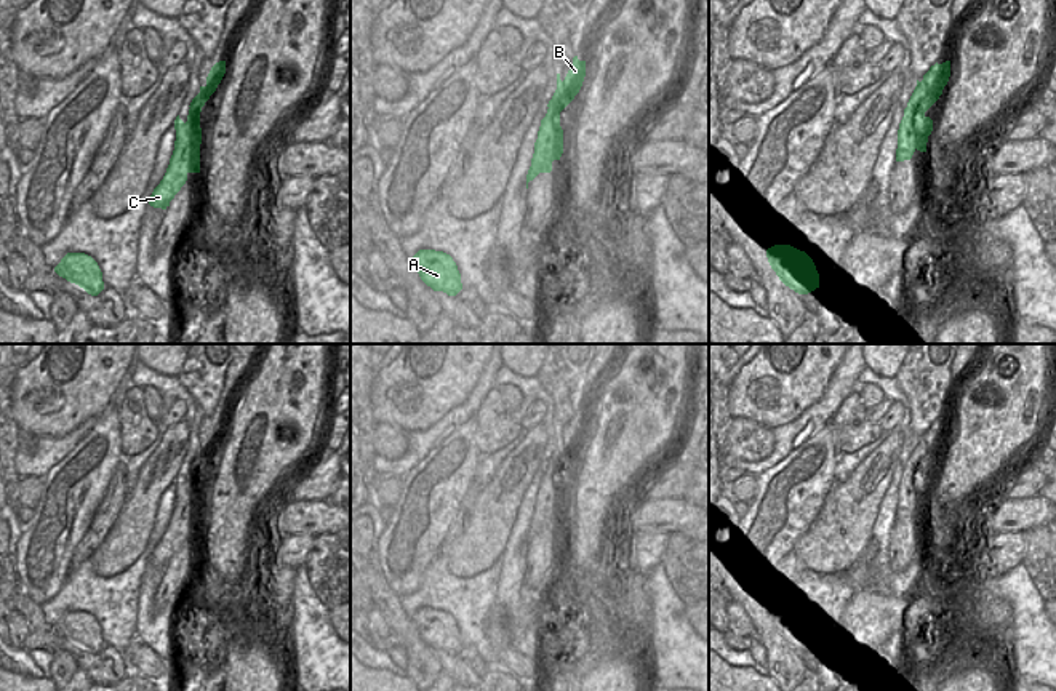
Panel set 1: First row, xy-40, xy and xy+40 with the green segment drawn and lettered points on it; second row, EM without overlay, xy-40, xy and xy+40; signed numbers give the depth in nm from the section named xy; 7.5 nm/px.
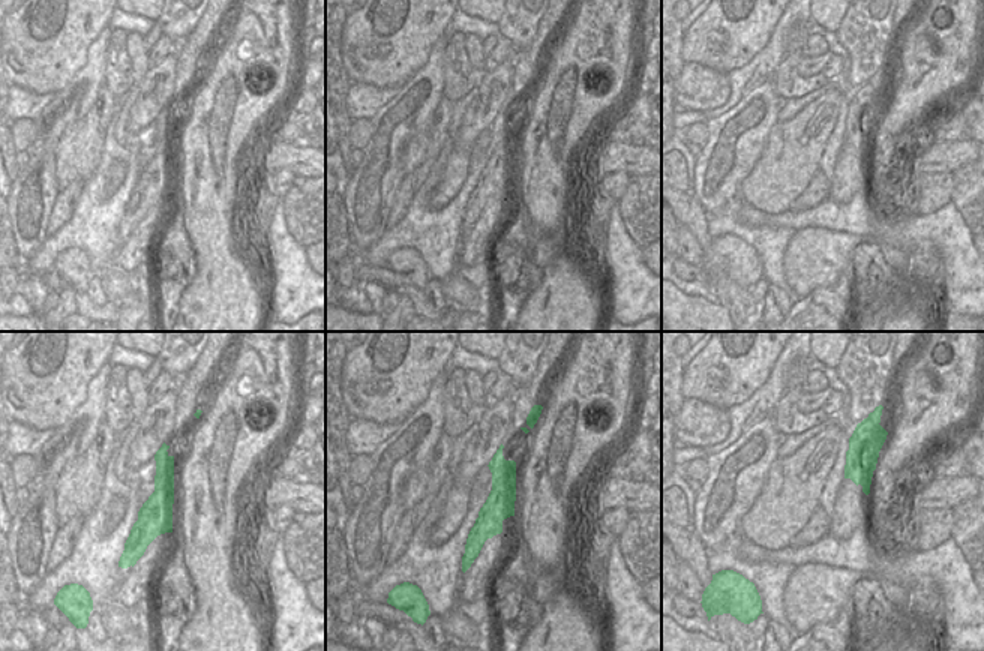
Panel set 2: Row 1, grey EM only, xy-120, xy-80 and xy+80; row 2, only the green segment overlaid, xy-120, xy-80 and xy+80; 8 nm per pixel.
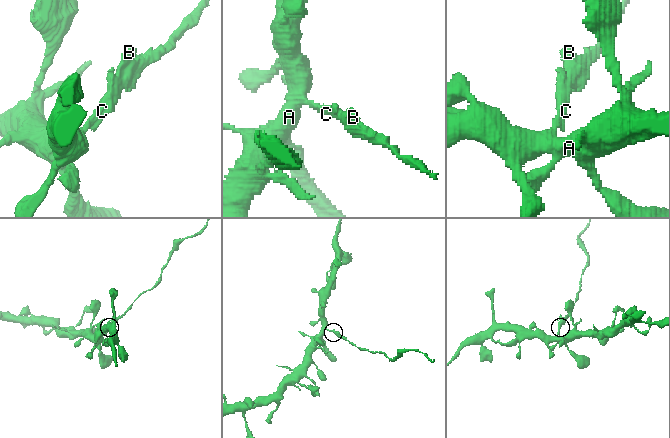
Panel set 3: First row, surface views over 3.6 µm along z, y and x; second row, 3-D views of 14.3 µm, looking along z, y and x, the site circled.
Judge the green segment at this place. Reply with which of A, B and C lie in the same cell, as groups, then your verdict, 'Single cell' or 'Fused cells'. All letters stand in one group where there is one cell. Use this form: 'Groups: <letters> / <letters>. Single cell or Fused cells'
Groups: A C / B. Fused cells.

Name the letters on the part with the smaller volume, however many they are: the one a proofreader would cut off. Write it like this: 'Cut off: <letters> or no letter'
Cut off: B

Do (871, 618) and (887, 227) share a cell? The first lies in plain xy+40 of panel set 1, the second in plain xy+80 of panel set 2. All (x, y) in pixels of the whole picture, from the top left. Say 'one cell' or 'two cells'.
two cells

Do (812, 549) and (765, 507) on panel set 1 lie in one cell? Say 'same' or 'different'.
different

